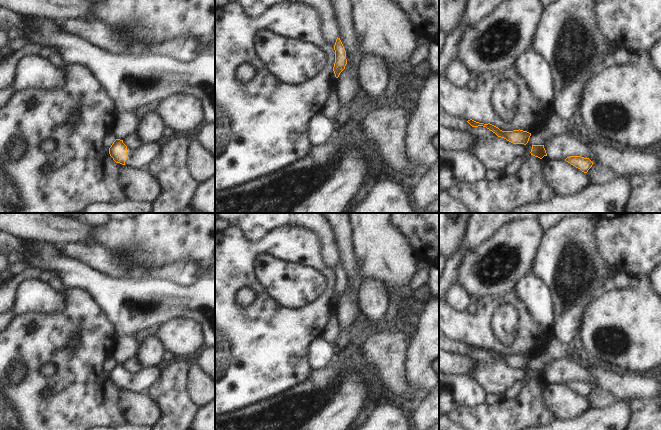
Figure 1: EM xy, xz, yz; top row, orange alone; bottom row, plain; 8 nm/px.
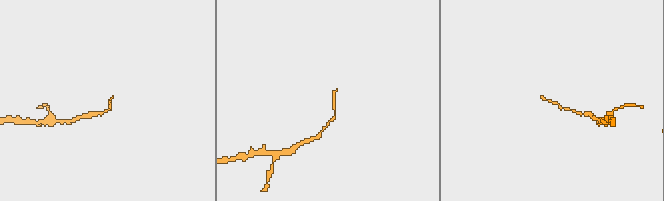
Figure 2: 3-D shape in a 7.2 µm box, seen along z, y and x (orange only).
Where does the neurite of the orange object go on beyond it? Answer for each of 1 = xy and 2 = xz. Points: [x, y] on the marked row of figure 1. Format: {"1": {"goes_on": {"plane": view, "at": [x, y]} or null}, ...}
{"1": {"goes_on": {"plane": "xy", "at": [139, 157]}}, "2": {"goes_on": null}}

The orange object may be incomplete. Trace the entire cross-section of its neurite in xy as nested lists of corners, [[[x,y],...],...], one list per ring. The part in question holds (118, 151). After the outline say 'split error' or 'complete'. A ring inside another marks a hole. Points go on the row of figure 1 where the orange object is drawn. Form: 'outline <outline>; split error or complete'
outline [[[116,139],[109,154],[116,163],[133,168],[143,168],[160,152],[160,142],[142,143],[138,148],[128,148],[123,140]]]; split error

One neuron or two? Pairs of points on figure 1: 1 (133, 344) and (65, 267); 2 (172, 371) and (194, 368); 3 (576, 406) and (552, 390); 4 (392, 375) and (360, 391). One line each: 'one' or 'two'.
1: two
2: two
3: one
4: two

